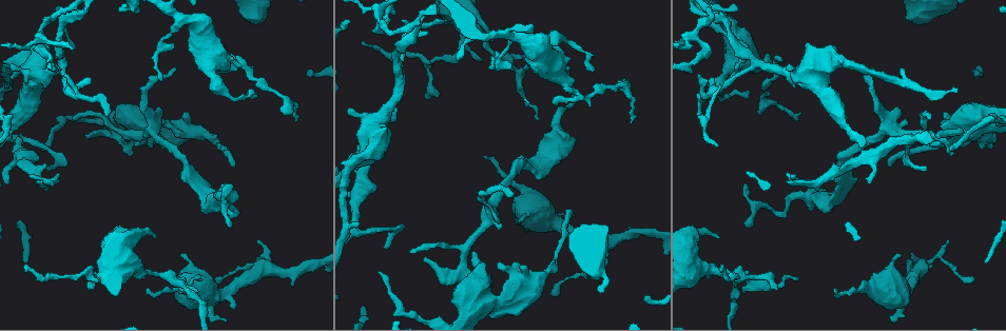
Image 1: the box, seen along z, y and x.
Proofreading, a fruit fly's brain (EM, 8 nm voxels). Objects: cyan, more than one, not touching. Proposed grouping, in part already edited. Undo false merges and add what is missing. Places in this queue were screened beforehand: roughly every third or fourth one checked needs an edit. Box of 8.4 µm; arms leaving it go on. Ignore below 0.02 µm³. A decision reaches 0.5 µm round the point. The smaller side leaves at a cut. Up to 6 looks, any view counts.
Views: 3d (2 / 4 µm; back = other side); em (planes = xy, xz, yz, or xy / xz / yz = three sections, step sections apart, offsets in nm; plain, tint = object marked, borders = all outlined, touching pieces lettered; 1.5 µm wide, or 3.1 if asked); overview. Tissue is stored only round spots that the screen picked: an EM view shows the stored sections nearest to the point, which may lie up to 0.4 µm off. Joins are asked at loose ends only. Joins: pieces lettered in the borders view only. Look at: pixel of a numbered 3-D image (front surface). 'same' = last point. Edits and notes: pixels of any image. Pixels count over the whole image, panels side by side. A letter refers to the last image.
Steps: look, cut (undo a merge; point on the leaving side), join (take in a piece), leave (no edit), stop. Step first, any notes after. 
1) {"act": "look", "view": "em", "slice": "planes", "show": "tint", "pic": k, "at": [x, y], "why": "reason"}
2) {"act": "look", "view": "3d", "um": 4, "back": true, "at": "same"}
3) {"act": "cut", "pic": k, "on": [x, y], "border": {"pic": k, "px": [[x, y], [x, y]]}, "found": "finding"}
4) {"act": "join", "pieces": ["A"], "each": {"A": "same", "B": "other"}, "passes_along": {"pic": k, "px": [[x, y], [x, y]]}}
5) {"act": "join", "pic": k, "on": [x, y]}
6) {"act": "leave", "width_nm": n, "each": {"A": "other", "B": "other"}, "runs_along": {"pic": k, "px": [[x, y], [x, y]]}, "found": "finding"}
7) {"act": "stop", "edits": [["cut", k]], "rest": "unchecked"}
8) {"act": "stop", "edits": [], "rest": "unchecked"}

{"act": "look", "view": "em", "slice": "planes", "show": "plain", "pic": 1, "at": [379, 119], "why": "two arms in line, one across"}

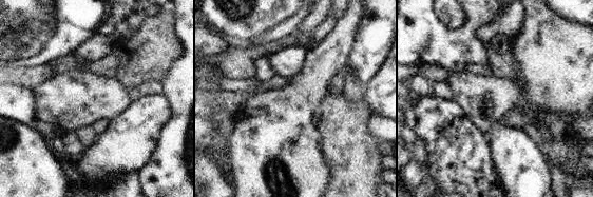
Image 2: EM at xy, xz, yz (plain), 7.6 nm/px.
{"act": "look", "view": "em", "slice": "planes", "show": "borders", "at": "same"}

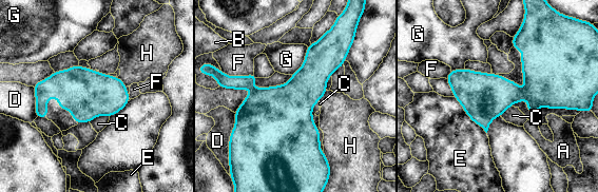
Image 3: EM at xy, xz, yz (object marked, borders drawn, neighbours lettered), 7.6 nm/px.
{"act": "leave", "each": {"A": "other", "B": "other", "C": "other", "D": "other", "E": "other", "F": "other", "G": "other", "H": "other"}, "border": {"pic": 3, "px": [[109, 116], [96, 116], [90, 122]]}, "found": "one neuron here"}

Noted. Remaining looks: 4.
{"act": "look", "view": "3d", "um": 4, "back": true, "pic": 1, "at": [71, 11]}

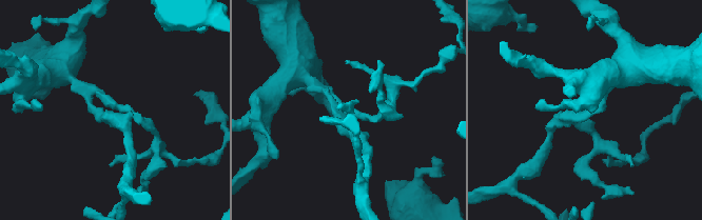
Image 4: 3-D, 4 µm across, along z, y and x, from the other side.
{"act": "look", "view": "em", "slice": "xy", "step": 8, "show": "tint", "pic": 4, "at": [112, 111], "why": "now the EM"}

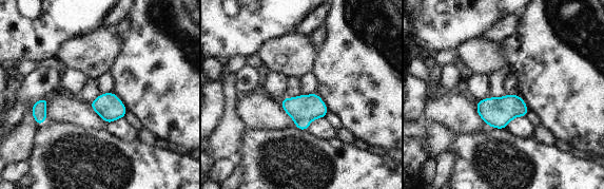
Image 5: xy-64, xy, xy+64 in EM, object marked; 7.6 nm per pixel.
{"act": "look", "view": "em", "slice": "planes", "show": "borders", "at": "same", "why": "cut it another way"}

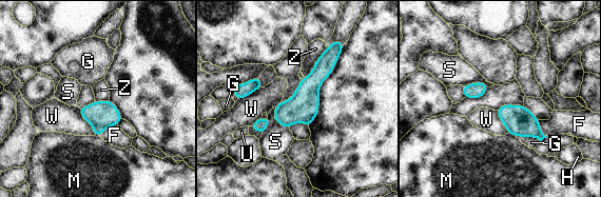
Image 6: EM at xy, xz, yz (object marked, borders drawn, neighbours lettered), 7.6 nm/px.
{"act": "leave", "longest_contact_nm": ["Z", 280], "each": {"F": "other", "G": "other", "H": "other", "M": "other", "S": "other", "U": "other", "W": "other", "Z": "other"}, "border": {"pic": 6, "px": [[327, 47], [305, 77]]}, "found": "one neuron here"}

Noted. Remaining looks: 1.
{"act": "stop", "edits": [], "rest": "unchecked"}

